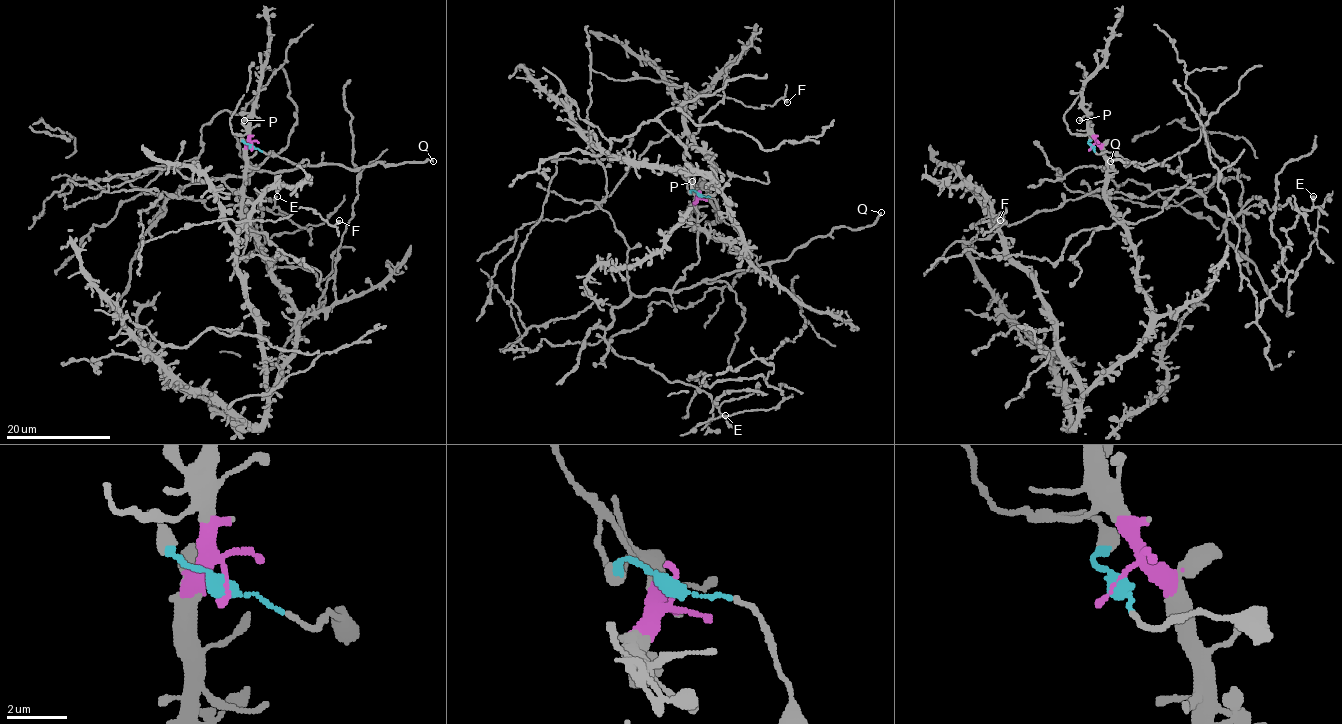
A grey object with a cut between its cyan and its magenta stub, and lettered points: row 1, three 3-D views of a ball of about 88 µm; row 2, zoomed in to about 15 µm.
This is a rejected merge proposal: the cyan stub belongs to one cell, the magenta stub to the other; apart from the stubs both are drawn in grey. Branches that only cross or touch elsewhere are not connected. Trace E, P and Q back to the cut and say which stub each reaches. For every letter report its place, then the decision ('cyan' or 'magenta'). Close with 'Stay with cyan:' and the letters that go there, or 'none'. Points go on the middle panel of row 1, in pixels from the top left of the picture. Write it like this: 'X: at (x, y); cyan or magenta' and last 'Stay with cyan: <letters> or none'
E: at (725, 415); cyan
P: at (692, 181); magenta
Q: at (881, 212); cyan
Stay with cyan: E, Q

